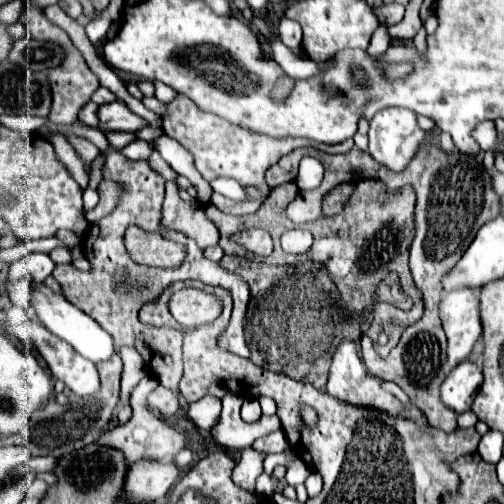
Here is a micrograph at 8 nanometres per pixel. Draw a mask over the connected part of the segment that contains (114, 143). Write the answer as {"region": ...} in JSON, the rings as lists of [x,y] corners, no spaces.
{"region":[[[116,131],[116,133],[108,133],[106,139],[108,139],[110,149],[120,151],[120,149],[124,149],[128,143],[132,143],[132,141],[136,139],[136,135],[134,135],[134,133],[122,133],[122,131]]]}

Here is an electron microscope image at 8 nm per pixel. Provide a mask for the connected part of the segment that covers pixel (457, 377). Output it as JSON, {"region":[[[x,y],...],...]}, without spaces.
{"region":[[[464,361],[458,367],[454,367],[444,379],[440,387],[440,399],[446,407],[452,407],[456,413],[466,413],[472,407],[472,399],[480,383],[482,371],[474,363]]]}

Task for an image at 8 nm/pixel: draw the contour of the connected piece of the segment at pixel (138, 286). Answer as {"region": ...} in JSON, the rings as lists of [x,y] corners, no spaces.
{"region":[[[114,151],[108,153],[108,157],[106,157],[106,173],[108,173],[108,179],[118,181],[124,187],[124,193],[122,193],[122,199],[120,199],[120,205],[116,207],[116,211],[112,211],[108,217],[98,221],[98,235],[90,233],[90,229],[88,229],[88,233],[82,241],[82,253],[90,261],[90,271],[78,271],[74,267],[56,265],[52,275],[58,279],[58,283],[62,287],[62,295],[70,303],[74,303],[78,309],[82,309],[86,315],[90,315],[94,321],[98,321],[112,335],[116,349],[120,349],[120,347],[138,349],[147,369],[156,375],[160,385],[164,385],[178,397],[178,393],[180,393],[178,383],[183,375],[181,349],[184,333],[182,331],[175,332],[172,328],[144,325],[138,319],[138,311],[142,309],[144,303],[158,299],[160,293],[176,281],[198,279],[204,285],[218,285],[218,287],[226,289],[234,301],[230,323],[228,323],[226,331],[218,337],[218,347],[222,351],[228,351],[228,353],[234,353],[240,357],[248,357],[248,345],[244,341],[242,319],[244,319],[244,311],[246,311],[246,305],[250,299],[250,289],[240,277],[224,271],[218,263],[208,261],[204,257],[204,253],[196,247],[196,243],[192,243],[192,239],[188,239],[176,231],[168,231],[168,229],[162,229],[162,237],[168,241],[178,241],[180,245],[186,247],[186,257],[180,263],[180,267],[160,269],[160,267],[148,267],[148,265],[134,263],[124,247],[126,227],[136,225],[146,231],[156,231],[160,227],[160,207],[162,207],[162,199],[164,199],[162,175],[156,173],[148,161],[132,161],[132,159],[124,157],[122,153],[114,153]]]}

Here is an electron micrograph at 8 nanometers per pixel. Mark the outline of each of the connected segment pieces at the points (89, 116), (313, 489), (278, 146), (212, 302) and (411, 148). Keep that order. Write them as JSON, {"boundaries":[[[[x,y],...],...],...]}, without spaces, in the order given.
{"boundaries":[[[[88,101],[88,103],[80,109],[78,119],[82,119],[84,123],[88,123],[88,125],[96,127],[96,125],[98,125],[98,121],[96,121],[96,111],[98,111],[98,105],[96,105],[94,101]]],[[[312,473],[308,479],[306,479],[306,491],[308,491],[308,497],[316,497],[320,491],[322,491],[322,479],[320,479],[320,475],[316,475],[316,473]]],[[[176,95],[174,101],[168,103],[168,113],[162,119],[162,129],[168,137],[176,139],[186,151],[192,153],[194,165],[200,171],[200,175],[206,181],[212,181],[216,177],[230,177],[236,179],[242,187],[254,187],[262,195],[270,193],[270,187],[266,185],[264,173],[268,167],[272,167],[282,155],[298,149],[298,147],[316,147],[310,139],[272,139],[268,135],[252,133],[248,129],[236,127],[228,123],[226,119],[220,119],[218,115],[200,111],[188,97]]],[[[182,289],[170,299],[170,313],[182,327],[190,331],[212,323],[220,315],[220,311],[220,301],[200,289]]],[[[386,109],[386,111],[378,111],[372,121],[370,121],[370,131],[368,131],[368,153],[372,155],[372,159],[376,159],[378,163],[386,165],[388,169],[392,169],[394,173],[400,173],[406,169],[406,165],[412,161],[412,157],[418,151],[418,145],[426,139],[426,131],[418,127],[418,119],[414,111],[408,109]]]]}

